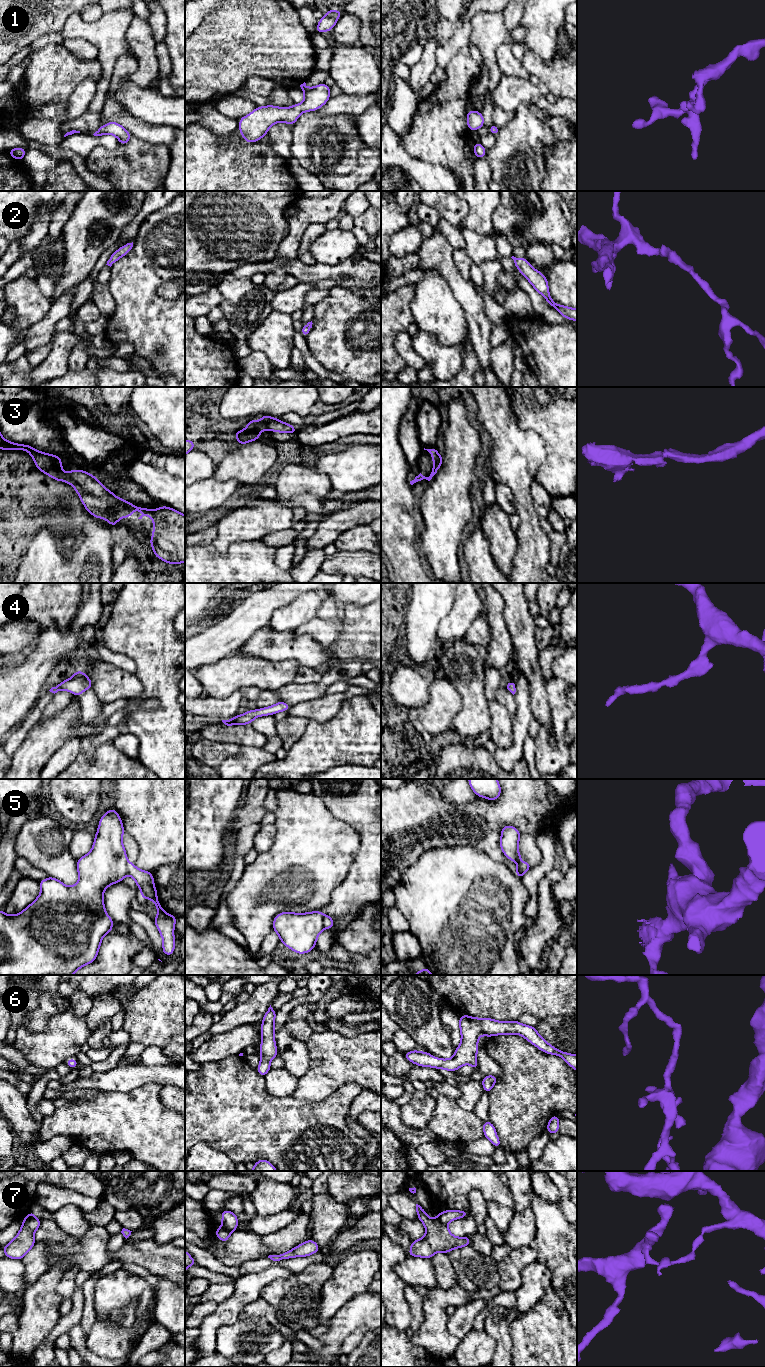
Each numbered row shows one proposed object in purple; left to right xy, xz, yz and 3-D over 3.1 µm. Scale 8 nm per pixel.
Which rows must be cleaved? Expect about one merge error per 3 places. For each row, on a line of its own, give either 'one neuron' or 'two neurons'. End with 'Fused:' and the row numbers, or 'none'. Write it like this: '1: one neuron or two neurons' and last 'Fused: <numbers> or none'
1: one neuron
2: one neuron
3: one neuron
4: one neuron
5: two neurons
6: one neuron
7: two neurons
Fused: 5, 7

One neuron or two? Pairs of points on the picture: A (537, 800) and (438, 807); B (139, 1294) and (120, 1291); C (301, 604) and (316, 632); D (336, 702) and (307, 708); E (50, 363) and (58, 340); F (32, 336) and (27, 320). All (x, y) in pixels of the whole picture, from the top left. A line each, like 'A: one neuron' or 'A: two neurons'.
A: one neuron
B: one neuron
C: two neurons
D: one neuron
E: one neuron
F: two neurons

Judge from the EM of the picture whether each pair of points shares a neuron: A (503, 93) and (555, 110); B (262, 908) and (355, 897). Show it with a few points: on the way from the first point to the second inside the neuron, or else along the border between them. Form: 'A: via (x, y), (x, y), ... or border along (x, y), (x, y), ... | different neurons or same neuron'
A: via (516, 93), (529, 93), (542, 103) | same neuron
B: border along (343, 881), (332, 891), (329, 902), (320, 910) | different neurons

